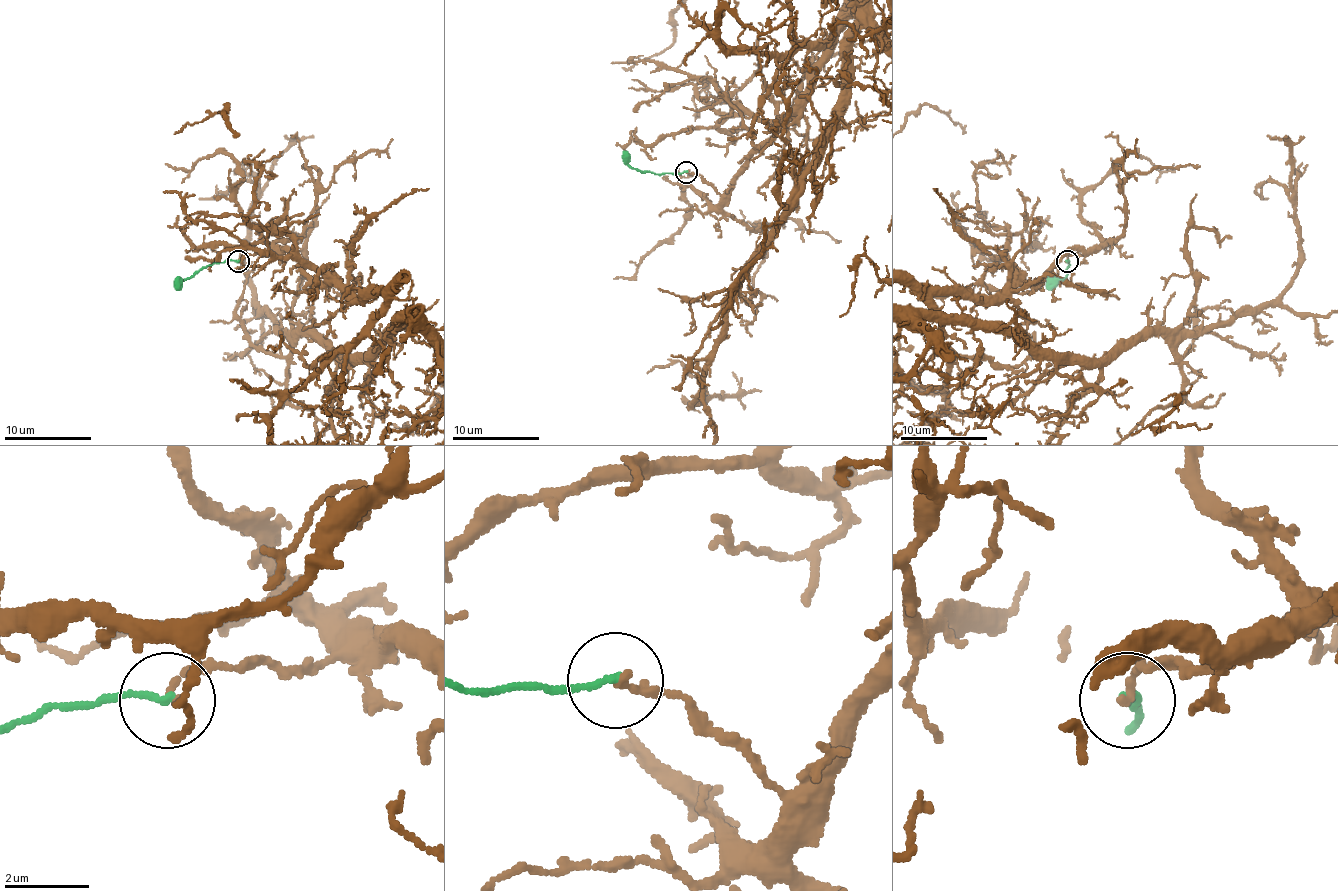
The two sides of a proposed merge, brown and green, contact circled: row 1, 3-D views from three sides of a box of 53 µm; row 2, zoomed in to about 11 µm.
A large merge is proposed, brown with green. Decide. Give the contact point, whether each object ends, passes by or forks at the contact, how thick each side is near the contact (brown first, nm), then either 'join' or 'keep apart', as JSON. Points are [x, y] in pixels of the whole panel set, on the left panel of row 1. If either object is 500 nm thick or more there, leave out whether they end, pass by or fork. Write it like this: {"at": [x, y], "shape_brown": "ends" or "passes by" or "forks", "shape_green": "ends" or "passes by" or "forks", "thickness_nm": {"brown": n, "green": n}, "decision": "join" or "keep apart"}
{"at": [238, 261], "shape_brown": "ends", "shape_green": "ends", "thickness_nm": {"brown": 190, "green": 170}, "decision": "keep apart"}

